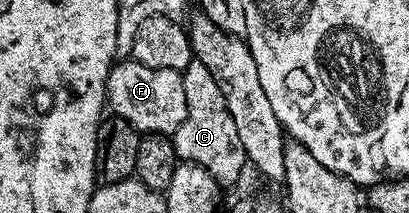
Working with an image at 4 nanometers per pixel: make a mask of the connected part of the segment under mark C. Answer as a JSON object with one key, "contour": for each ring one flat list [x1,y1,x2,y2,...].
{"contour":[[194,60,182,73,186,88,186,120,182,120,182,124,176,129,175,134,171,135,177,159,193,162,196,166,204,166,206,172,210,172,210,176,214,176,214,180,221,187,227,188,231,182,239,180,240,173,243,172,244,166,246,167,242,140,238,140,238,128,234,128,234,116,230,116,230,112,226,108,226,100,222,100,222,92,218,88,218,84,214,84,214,76,210,76,206,64]]}

